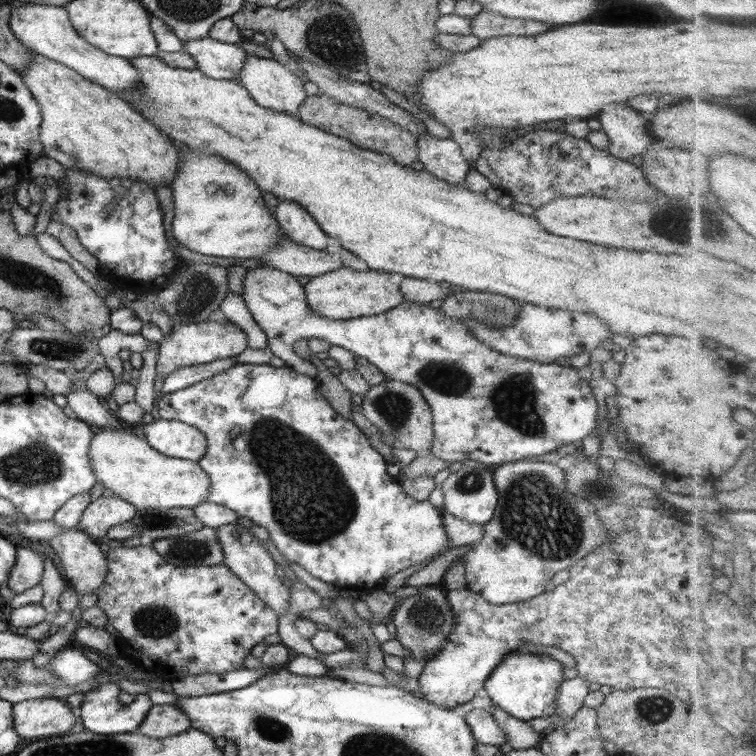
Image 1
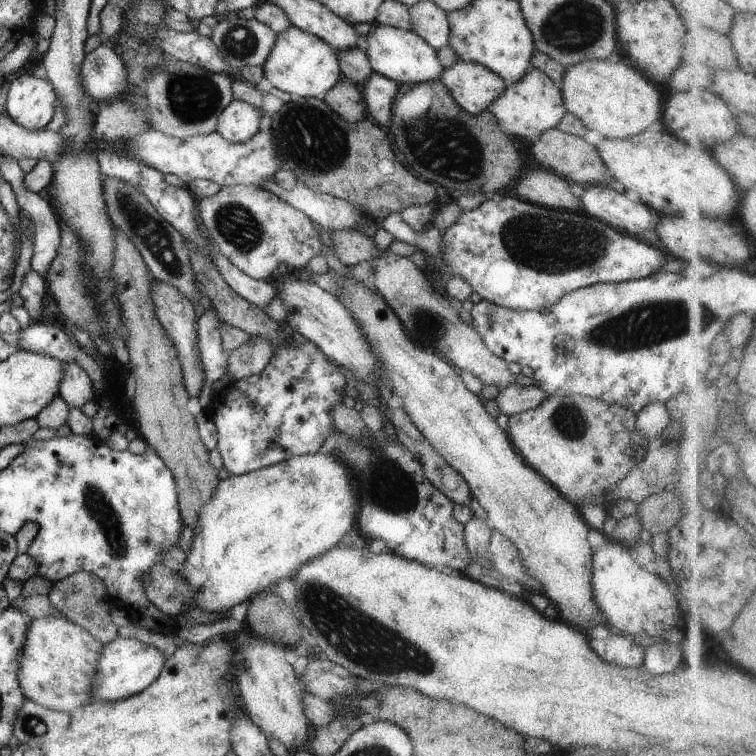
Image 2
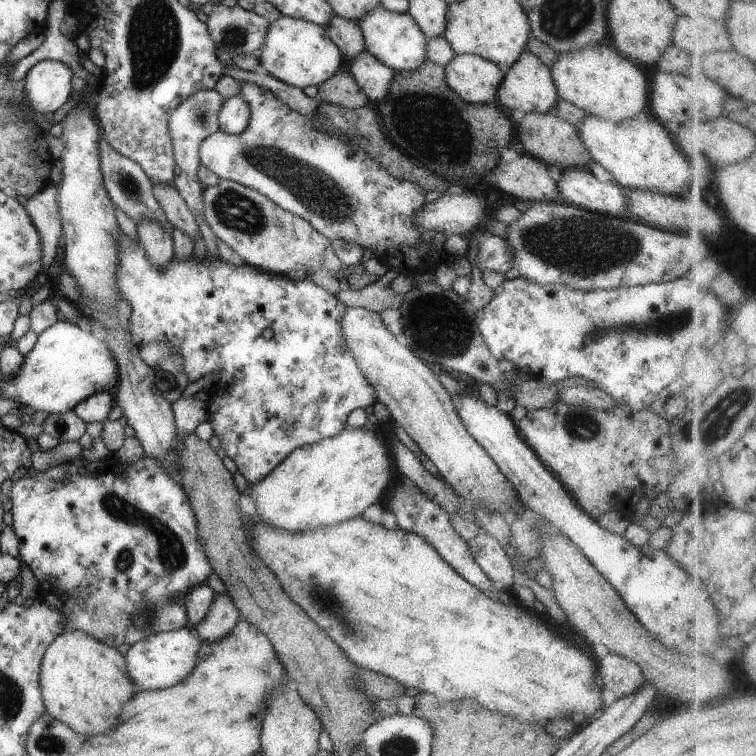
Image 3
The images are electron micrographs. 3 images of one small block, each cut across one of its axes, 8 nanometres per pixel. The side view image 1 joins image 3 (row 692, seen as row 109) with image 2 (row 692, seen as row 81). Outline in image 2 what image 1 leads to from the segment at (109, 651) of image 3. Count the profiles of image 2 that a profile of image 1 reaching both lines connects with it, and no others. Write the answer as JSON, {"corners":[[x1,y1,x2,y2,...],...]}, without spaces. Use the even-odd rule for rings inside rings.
{"corners":[[65,617,34,619,27,627,27,635,19,654,17,682,24,697,45,708,68,714,72,714,81,705,91,703,91,683,103,646,88,630,68,621]]}

